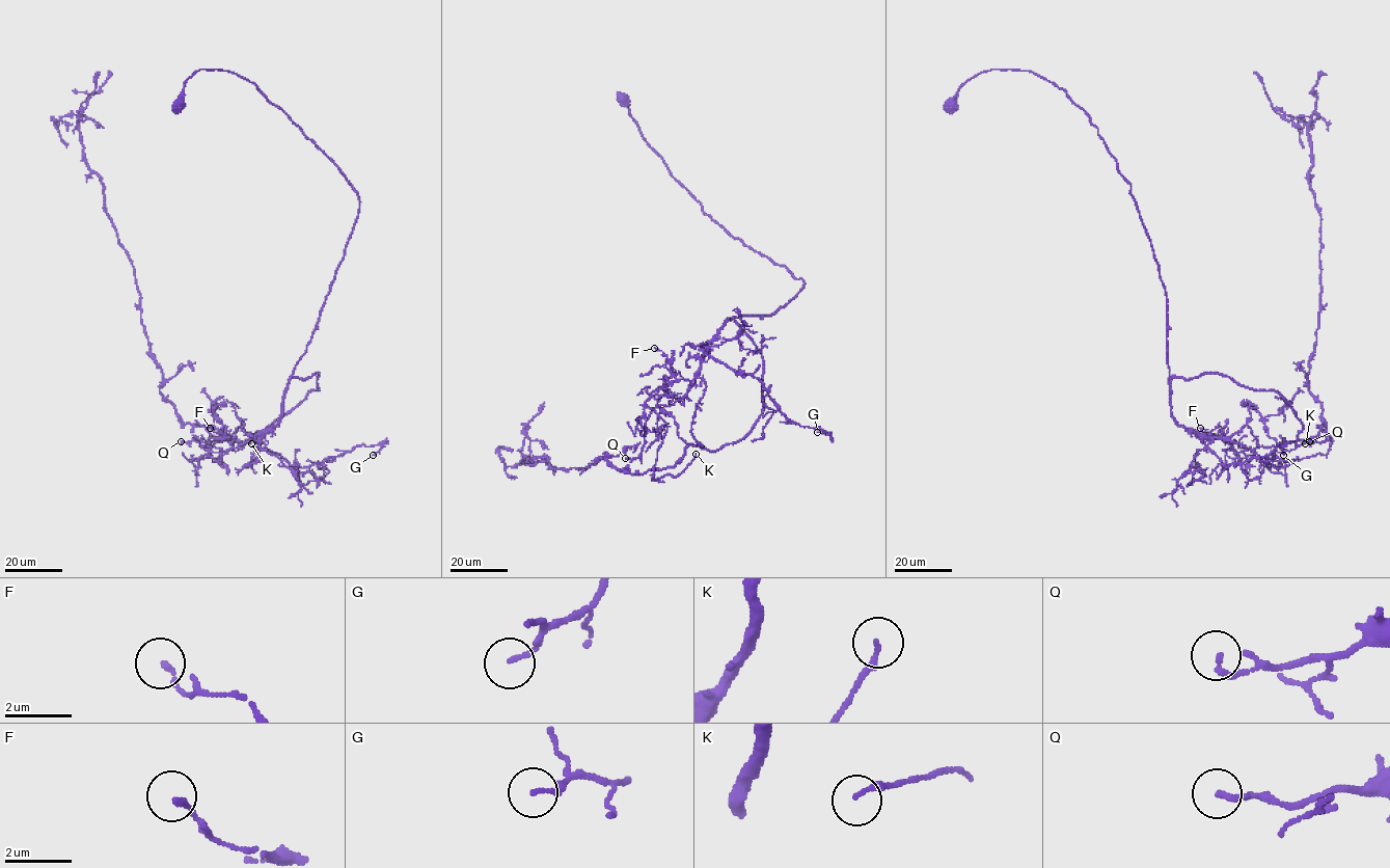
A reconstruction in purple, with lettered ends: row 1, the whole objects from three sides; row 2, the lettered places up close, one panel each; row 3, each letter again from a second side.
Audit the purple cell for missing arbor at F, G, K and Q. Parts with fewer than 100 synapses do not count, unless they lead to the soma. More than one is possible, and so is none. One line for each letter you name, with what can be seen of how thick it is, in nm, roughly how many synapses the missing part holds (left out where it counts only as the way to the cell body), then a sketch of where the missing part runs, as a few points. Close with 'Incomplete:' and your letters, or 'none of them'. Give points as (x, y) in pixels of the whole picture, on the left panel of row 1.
Incomplete: none of them

